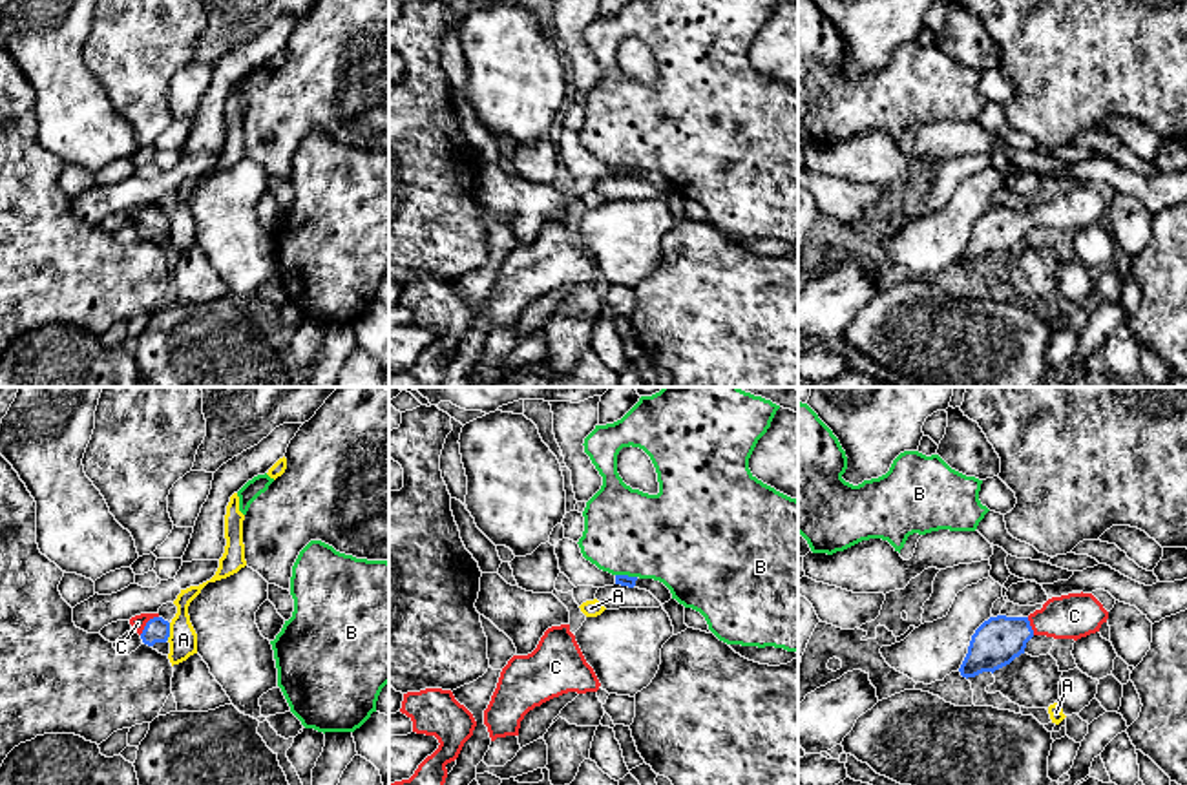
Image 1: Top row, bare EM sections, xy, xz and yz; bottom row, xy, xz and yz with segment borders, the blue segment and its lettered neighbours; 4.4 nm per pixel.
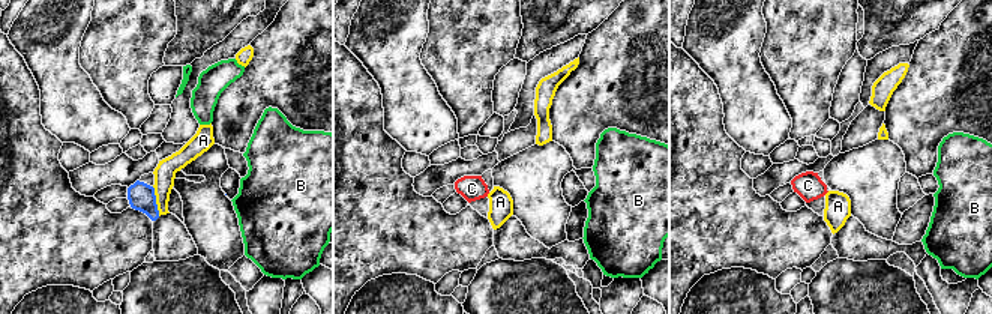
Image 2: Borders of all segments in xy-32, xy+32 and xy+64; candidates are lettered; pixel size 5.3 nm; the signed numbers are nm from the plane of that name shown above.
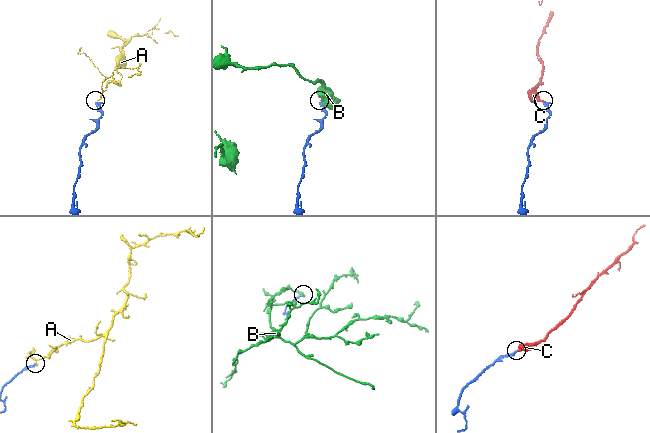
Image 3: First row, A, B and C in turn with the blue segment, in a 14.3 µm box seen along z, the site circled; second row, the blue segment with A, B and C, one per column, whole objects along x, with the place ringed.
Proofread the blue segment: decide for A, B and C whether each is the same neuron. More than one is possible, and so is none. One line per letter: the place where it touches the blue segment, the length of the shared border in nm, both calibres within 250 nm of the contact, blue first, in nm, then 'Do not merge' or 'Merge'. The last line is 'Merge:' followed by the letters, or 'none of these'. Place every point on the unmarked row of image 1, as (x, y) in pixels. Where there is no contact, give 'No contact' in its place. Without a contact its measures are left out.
A: Touches blue at xy (168, 223). Shared border 80 nm. Thickness 110 nm (blue) against 130 nm. Do not merge
B: Touches blue at xz (627, 167). Shared border 100 nm. Thickness 50 nm (blue) against 400 nm. Do not merge
C: Touches blue at xy (147, 214). Shared border 120 nm. Thickness 110 nm (blue) against 70 nm. Merge
Merge: C

